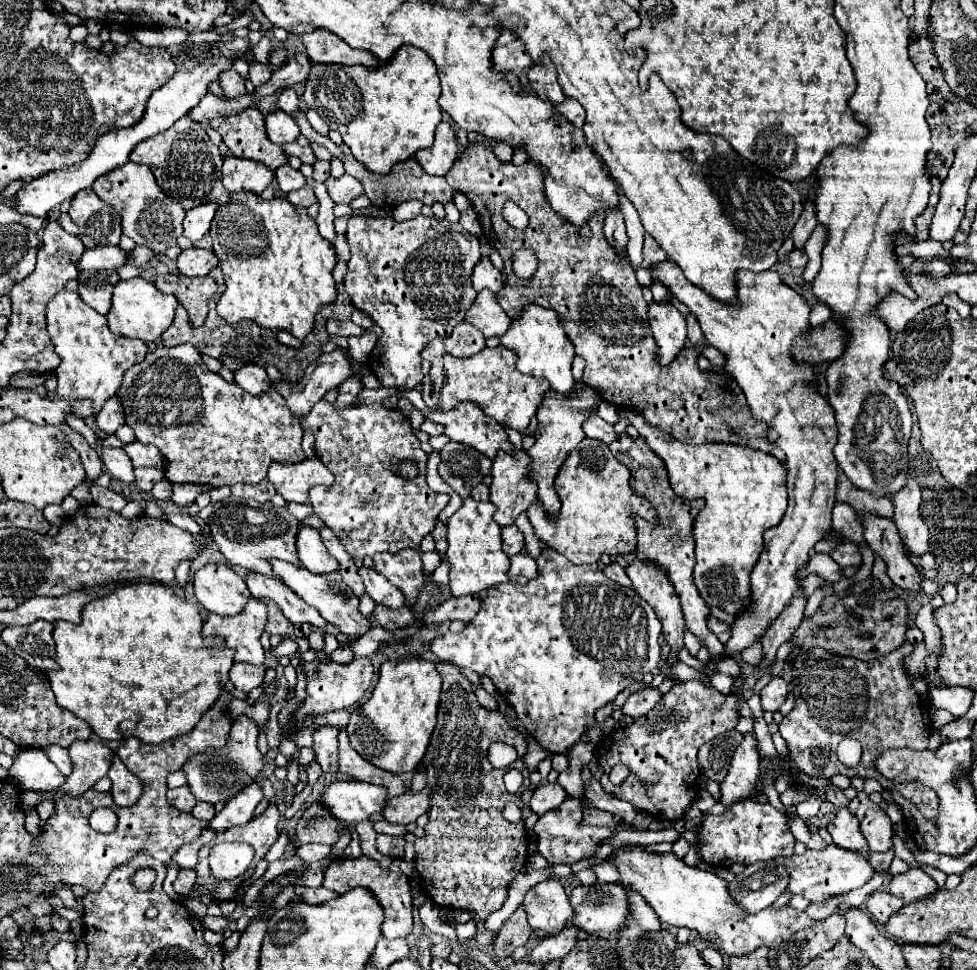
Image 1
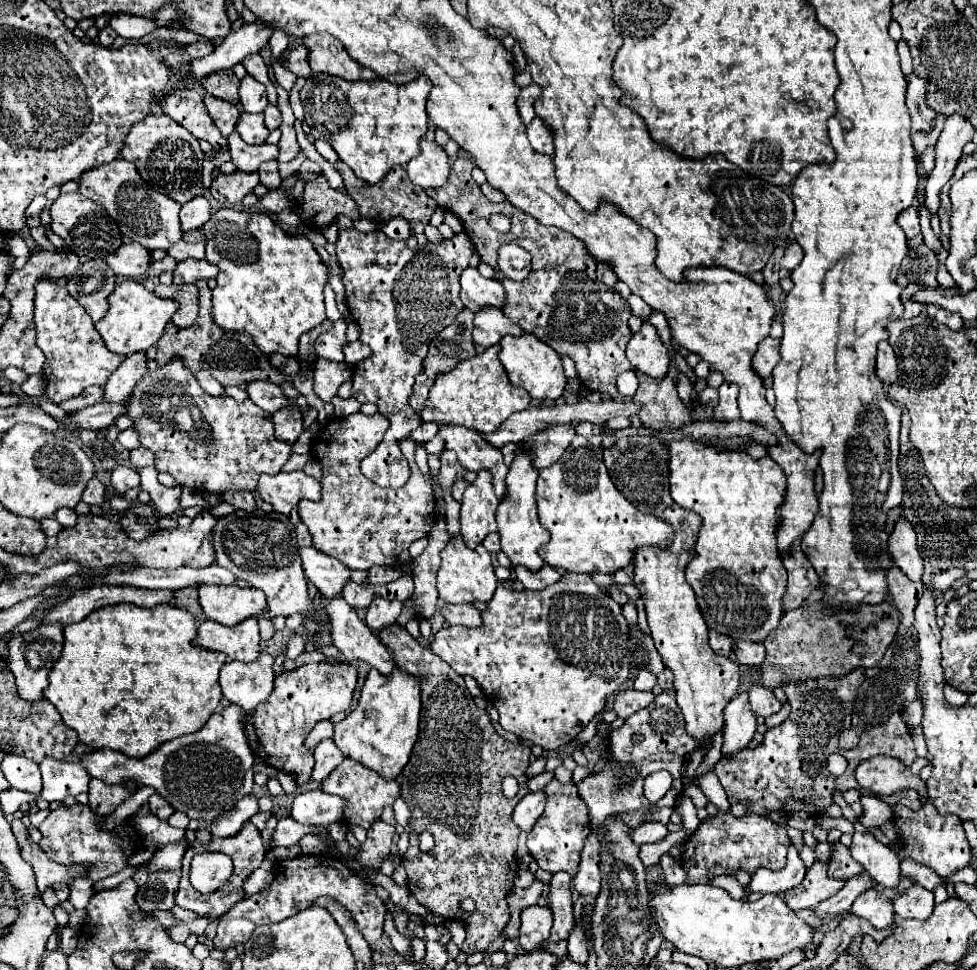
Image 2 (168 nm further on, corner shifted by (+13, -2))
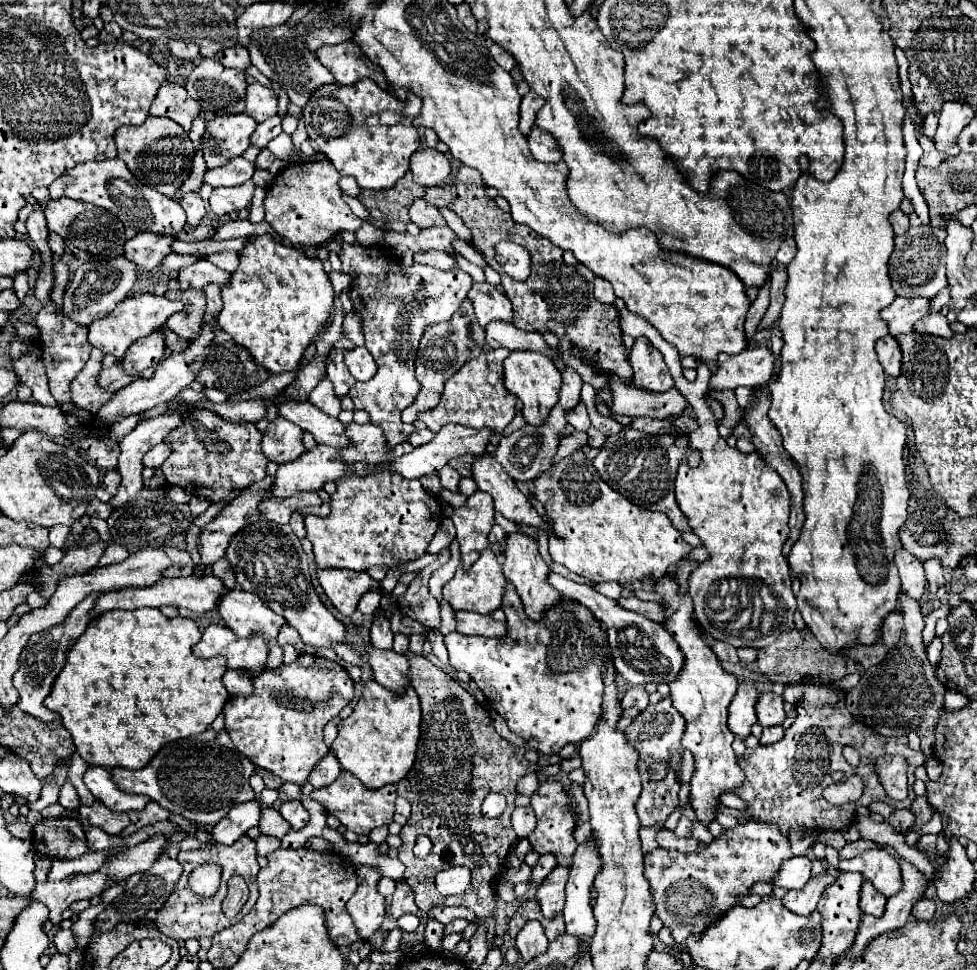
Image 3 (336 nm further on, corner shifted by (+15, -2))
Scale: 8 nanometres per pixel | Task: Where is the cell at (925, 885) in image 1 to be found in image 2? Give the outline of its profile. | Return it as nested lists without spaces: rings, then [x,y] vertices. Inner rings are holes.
[[[914,883],[892,899],[892,907],[900,919],[928,919],[934,909],[934,893]]]

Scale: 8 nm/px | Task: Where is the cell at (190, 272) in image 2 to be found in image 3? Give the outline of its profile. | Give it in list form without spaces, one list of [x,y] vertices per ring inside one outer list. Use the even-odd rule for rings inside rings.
[[[198,261],[190,267],[180,269],[178,283],[180,289],[204,289],[210,283],[226,285],[230,281],[230,273],[212,265],[210,261]]]

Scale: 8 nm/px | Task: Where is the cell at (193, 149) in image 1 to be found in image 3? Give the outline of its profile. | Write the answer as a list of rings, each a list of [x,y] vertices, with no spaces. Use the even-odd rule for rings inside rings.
[[[148,117],[138,127],[120,127],[116,129],[114,141],[118,147],[118,157],[128,165],[128,169],[132,169],[134,177],[138,181],[144,181],[144,185],[152,185],[152,189],[168,197],[172,197],[182,185],[182,179],[190,173],[192,159],[196,155],[194,143],[190,141],[188,133],[168,117]]]

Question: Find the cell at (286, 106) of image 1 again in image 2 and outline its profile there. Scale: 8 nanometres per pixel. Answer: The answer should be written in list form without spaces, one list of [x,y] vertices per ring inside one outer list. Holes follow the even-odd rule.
[[[268,105],[268,107],[264,109],[264,115],[266,115],[266,127],[268,127],[270,131],[276,129],[276,127],[280,127],[282,117],[280,117],[280,109],[278,109],[276,105]]]

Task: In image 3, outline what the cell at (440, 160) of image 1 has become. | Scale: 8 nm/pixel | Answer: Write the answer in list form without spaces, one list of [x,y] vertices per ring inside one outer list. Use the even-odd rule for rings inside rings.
[[[420,149],[410,159],[410,171],[414,181],[424,187],[442,185],[450,175],[450,161],[436,149]]]

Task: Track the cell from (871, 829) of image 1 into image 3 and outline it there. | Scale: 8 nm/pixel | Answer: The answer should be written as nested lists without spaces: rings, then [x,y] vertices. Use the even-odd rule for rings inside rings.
[[[884,849],[880,851],[864,851],[852,859],[840,861],[842,871],[856,871],[864,877],[864,881],[870,881],[884,897],[892,897],[902,889],[902,875],[898,859],[894,859]]]

